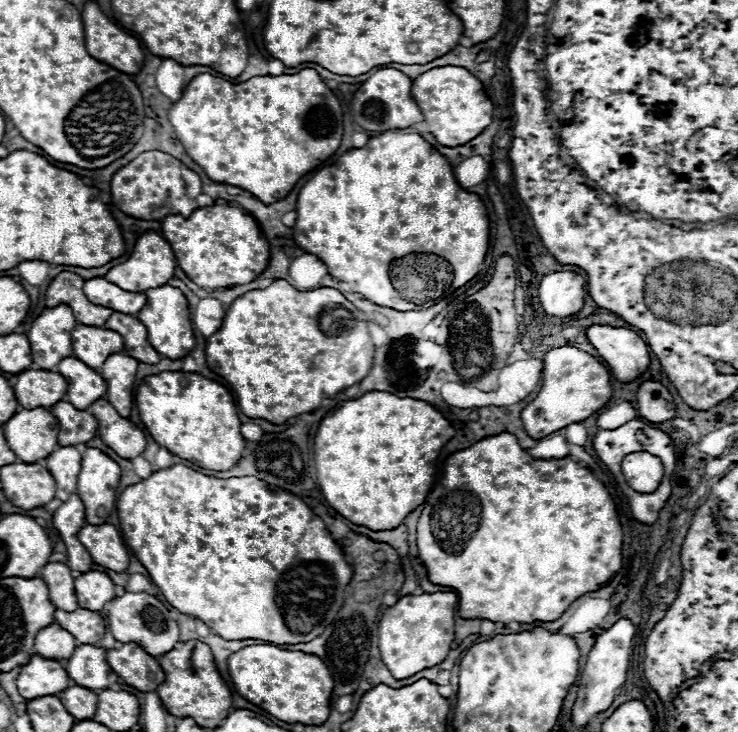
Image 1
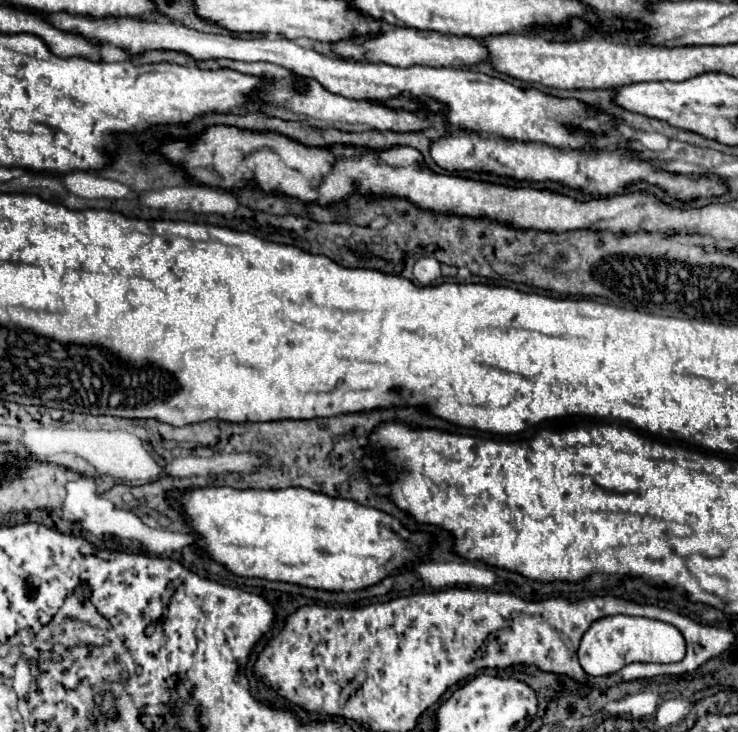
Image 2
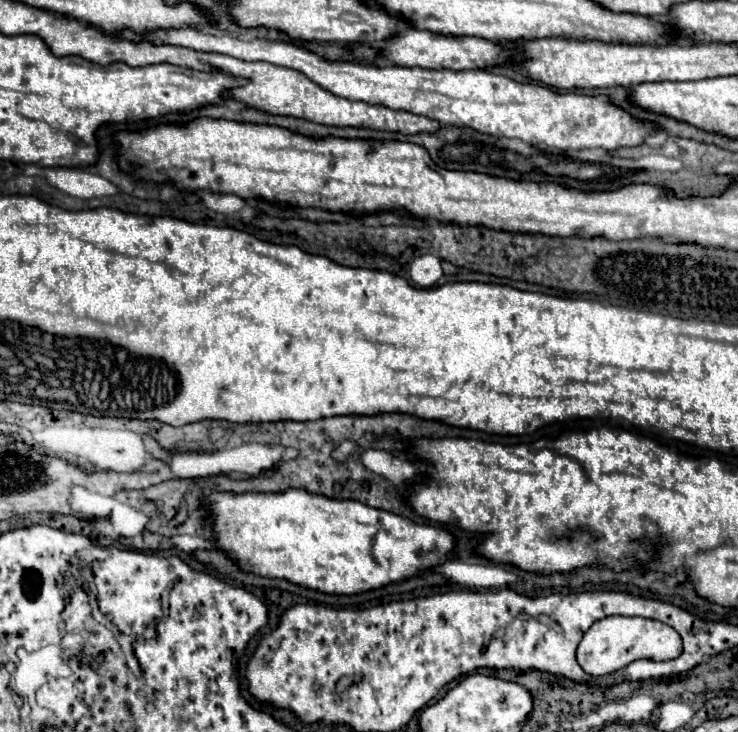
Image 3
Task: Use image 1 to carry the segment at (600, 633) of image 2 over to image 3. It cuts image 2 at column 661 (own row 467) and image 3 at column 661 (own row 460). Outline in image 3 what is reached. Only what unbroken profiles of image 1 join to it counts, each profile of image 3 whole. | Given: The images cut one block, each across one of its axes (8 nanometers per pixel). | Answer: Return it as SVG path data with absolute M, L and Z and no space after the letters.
M608 616L592 624L592 628L584 634L578 646L578 664L584 672L592 676L612 674L634 660L674 660L682 654L682 638L680 634L658 620L648 618L628 618L628 616Z

